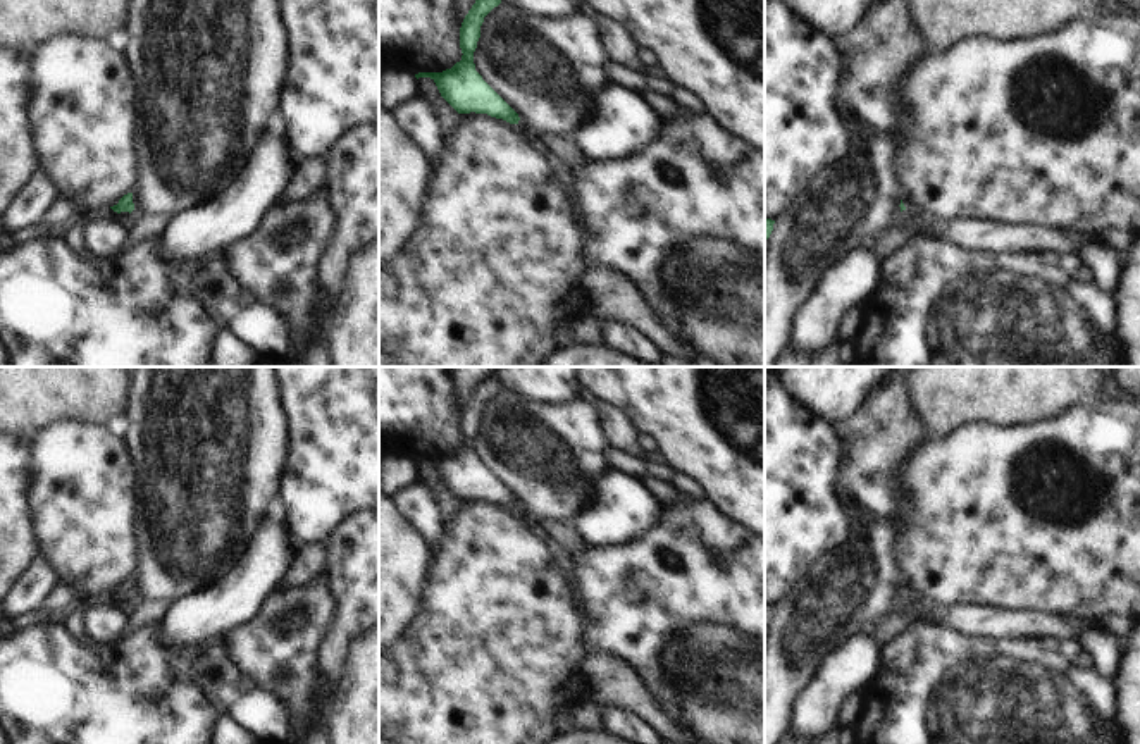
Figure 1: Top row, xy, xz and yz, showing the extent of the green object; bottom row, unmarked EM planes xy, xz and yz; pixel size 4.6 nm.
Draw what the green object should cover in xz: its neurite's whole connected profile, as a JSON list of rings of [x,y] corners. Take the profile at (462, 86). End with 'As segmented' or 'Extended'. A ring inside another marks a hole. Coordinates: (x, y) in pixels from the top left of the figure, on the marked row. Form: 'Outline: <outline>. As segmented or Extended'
Outline: [[[475,0],[460,28],[462,60],[443,72],[418,72],[415,78],[431,78],[458,114],[487,114],[518,124],[518,114],[482,79],[474,64],[484,17],[499,3],[501,0]]]. As segmented.

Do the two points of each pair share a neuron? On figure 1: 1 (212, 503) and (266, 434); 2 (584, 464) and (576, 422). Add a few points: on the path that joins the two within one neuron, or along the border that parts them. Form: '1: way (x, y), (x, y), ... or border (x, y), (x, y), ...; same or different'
1: way (214, 486), (248, 452); same
2: way (576, 453), (576, 433); same

